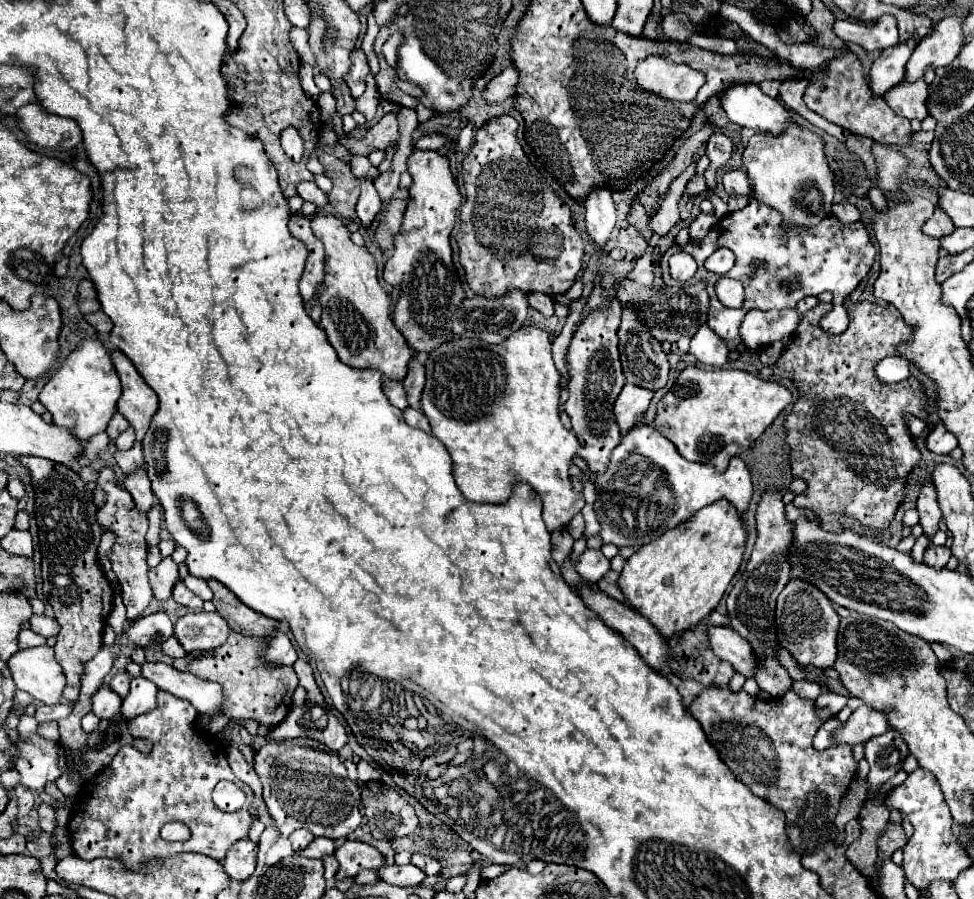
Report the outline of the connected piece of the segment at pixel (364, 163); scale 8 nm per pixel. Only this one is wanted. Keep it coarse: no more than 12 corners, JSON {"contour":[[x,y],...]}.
{"contour":[[351,154],[352,173],[359,179],[380,175],[365,156]]}

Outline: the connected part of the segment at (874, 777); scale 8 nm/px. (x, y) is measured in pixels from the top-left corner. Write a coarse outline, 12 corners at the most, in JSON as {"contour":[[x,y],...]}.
{"contour":[[894,731],[864,743],[870,799],[900,771],[906,743]]}

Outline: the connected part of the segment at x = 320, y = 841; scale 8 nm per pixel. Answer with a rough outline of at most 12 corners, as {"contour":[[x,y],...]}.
{"contour":[[316,837],[302,855],[326,857],[334,855],[334,841]]}

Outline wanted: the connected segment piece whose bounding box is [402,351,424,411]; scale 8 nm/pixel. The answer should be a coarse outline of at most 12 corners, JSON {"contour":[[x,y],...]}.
{"contour":[[412,351],[410,367],[402,385],[410,407],[420,411],[424,365]]}

